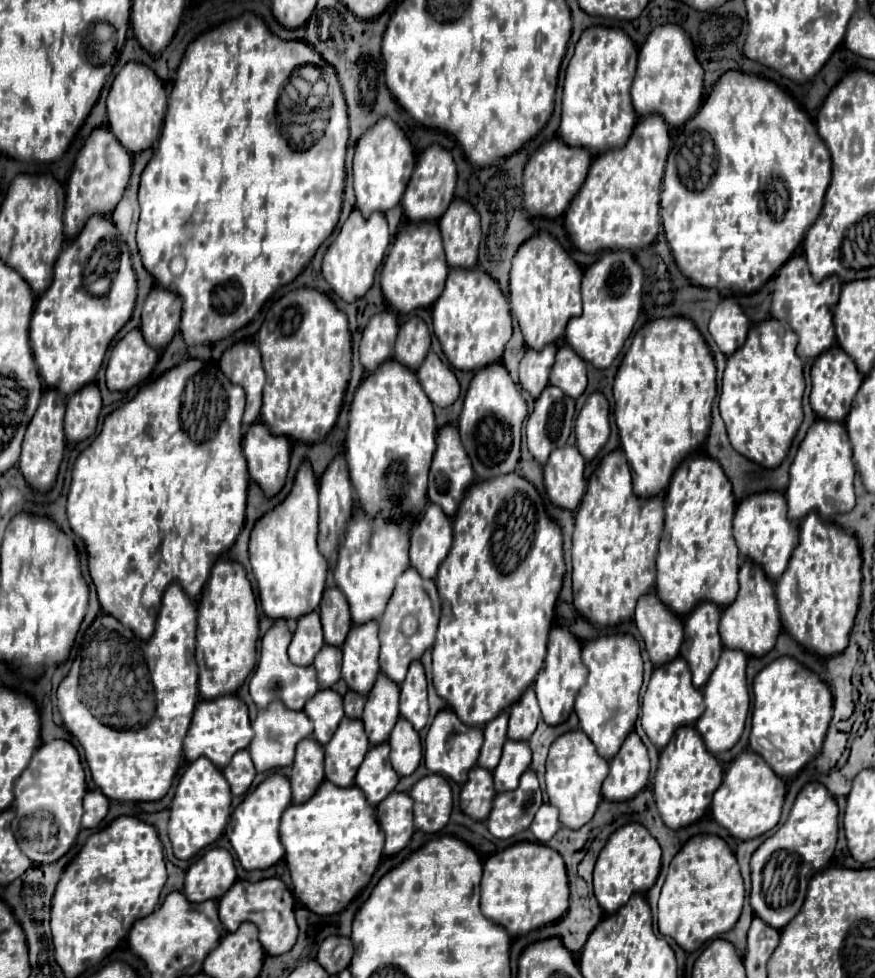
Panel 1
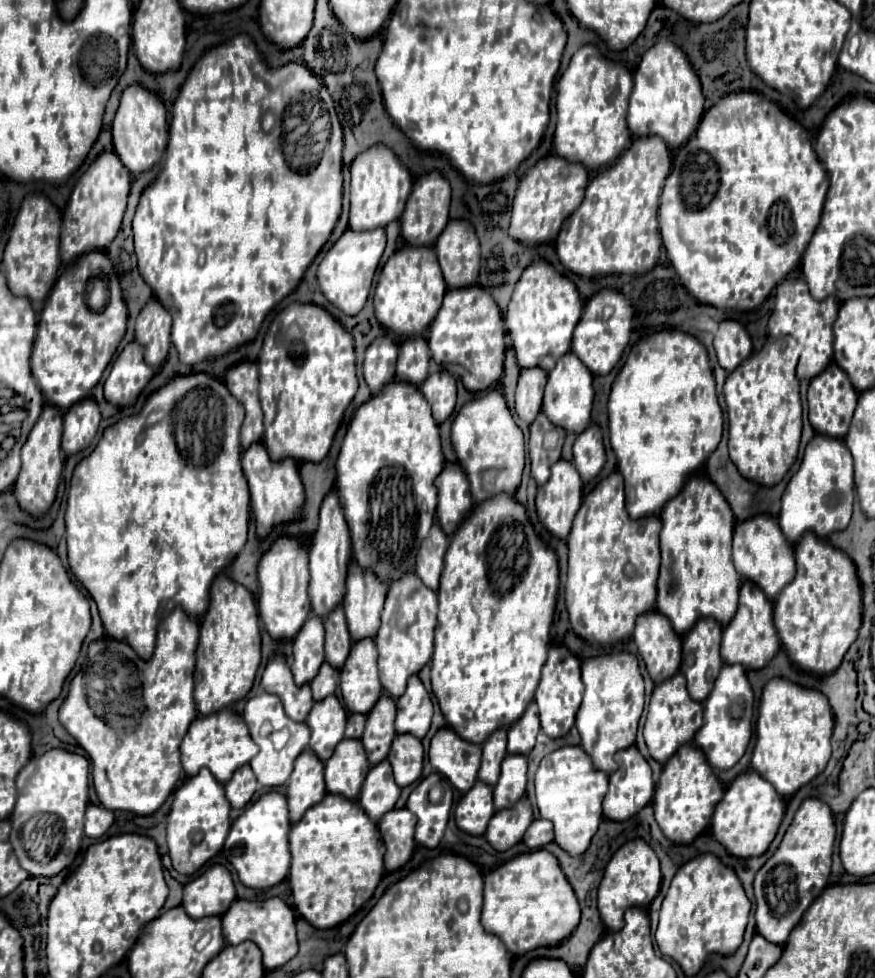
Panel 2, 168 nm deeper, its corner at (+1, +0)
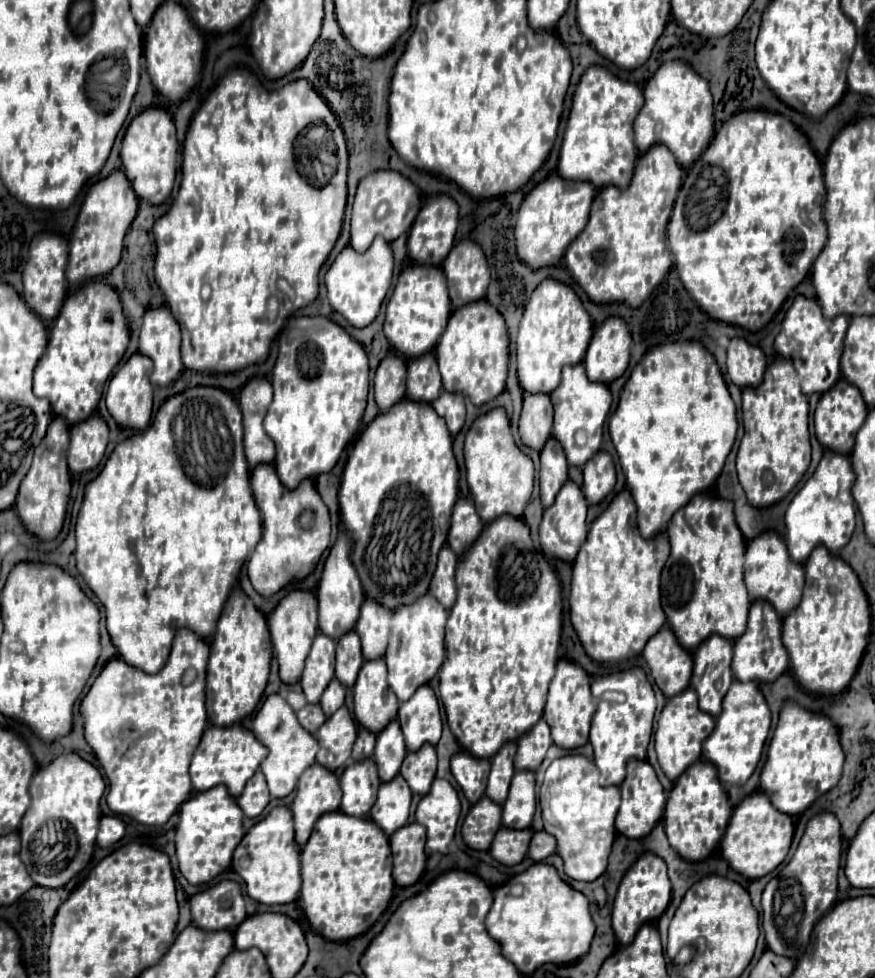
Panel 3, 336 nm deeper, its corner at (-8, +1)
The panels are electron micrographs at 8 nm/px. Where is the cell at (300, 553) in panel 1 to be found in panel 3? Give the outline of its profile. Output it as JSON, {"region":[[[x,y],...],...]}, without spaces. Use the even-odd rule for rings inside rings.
{"region":[[[291,590],[285,594],[275,610],[269,614],[269,632],[275,648],[275,656],[279,662],[279,674],[281,680],[287,684],[293,684],[301,678],[303,672],[303,662],[309,654],[309,648],[313,644],[313,638],[317,634],[317,598],[313,590]]]}

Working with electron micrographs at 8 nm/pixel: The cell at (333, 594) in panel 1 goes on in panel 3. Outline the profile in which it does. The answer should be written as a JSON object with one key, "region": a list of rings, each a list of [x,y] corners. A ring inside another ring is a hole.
{"region":[[[355,630],[345,632],[337,640],[337,666],[335,666],[335,678],[343,686],[353,686],[359,674],[359,668],[363,664],[361,654],[361,642]]]}

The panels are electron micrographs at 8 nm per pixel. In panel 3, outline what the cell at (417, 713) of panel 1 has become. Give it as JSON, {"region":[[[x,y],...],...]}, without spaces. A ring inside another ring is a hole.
{"region":[[[429,684],[417,688],[417,692],[401,704],[399,724],[405,736],[407,750],[419,750],[421,744],[437,744],[441,738],[441,710],[439,700]]]}

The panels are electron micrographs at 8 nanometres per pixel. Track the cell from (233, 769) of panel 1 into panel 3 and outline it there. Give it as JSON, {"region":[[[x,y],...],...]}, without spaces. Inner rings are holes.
{"region":[[[259,770],[259,774],[255,774],[255,778],[251,778],[251,782],[247,782],[243,794],[237,798],[237,804],[241,806],[245,816],[257,818],[265,810],[269,800],[271,800],[271,796],[267,790],[267,782],[263,778],[263,772]]]}

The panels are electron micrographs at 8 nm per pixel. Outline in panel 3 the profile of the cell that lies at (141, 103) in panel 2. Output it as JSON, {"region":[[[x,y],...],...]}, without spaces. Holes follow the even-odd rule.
{"region":[[[145,108],[131,120],[121,144],[121,162],[139,200],[161,204],[171,194],[177,170],[177,148],[175,124],[163,108]]]}

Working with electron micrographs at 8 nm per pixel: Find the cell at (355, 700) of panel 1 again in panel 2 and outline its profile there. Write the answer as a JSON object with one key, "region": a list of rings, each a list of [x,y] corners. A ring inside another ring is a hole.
{"region":[[[352,713],[348,717],[348,723],[346,723],[346,737],[348,739],[360,739],[362,731],[364,731],[364,723],[366,723],[366,715]]]}

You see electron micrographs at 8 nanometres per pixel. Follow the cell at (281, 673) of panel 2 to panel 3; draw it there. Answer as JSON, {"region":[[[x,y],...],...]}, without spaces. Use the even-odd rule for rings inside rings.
{"region":[[[305,704],[297,712],[297,718],[299,718],[301,726],[305,730],[309,730],[311,734],[315,734],[319,730],[319,726],[325,722],[325,714],[323,714],[323,710],[319,710],[319,704]]]}

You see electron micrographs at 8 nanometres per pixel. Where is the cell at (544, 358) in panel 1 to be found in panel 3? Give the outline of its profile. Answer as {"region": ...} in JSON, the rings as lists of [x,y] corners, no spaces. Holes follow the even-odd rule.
{"region":[[[525,394],[519,418],[519,434],[523,444],[541,450],[551,436],[553,406],[549,394]]]}

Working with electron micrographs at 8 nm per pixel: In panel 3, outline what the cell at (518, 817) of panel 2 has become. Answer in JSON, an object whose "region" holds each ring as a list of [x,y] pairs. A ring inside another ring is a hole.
{"region":[[[501,826],[495,834],[495,840],[491,844],[491,854],[495,860],[513,866],[519,864],[529,848],[529,840],[533,836],[533,830],[507,830],[507,826]]]}

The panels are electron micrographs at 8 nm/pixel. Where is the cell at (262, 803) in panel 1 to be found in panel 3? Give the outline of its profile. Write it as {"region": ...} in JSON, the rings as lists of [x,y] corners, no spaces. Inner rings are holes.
{"region":[[[287,806],[273,808],[261,822],[253,824],[233,854],[233,870],[245,880],[247,894],[261,904],[287,904],[299,896],[299,846],[295,840],[293,818]]]}

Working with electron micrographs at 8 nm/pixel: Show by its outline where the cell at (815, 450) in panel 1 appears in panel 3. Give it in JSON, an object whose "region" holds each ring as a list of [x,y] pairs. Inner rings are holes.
{"region":[[[825,450],[817,470],[793,496],[785,514],[787,524],[785,542],[795,562],[805,562],[811,550],[819,544],[823,544],[829,552],[837,552],[849,542],[855,530],[855,512],[857,512],[855,500],[851,498],[851,482],[855,482],[855,470],[851,470],[851,458],[847,454],[835,454],[833,450]]]}

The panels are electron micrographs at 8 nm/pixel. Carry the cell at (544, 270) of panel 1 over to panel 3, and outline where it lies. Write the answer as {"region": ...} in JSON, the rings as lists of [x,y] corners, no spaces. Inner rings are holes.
{"region":[[[551,278],[543,280],[535,288],[535,294],[531,294],[531,302],[527,302],[527,310],[523,310],[519,324],[517,374],[521,388],[525,392],[553,392],[559,386],[561,368],[565,364],[579,364],[583,360],[591,334],[591,316],[583,308],[583,302],[573,288]]]}

